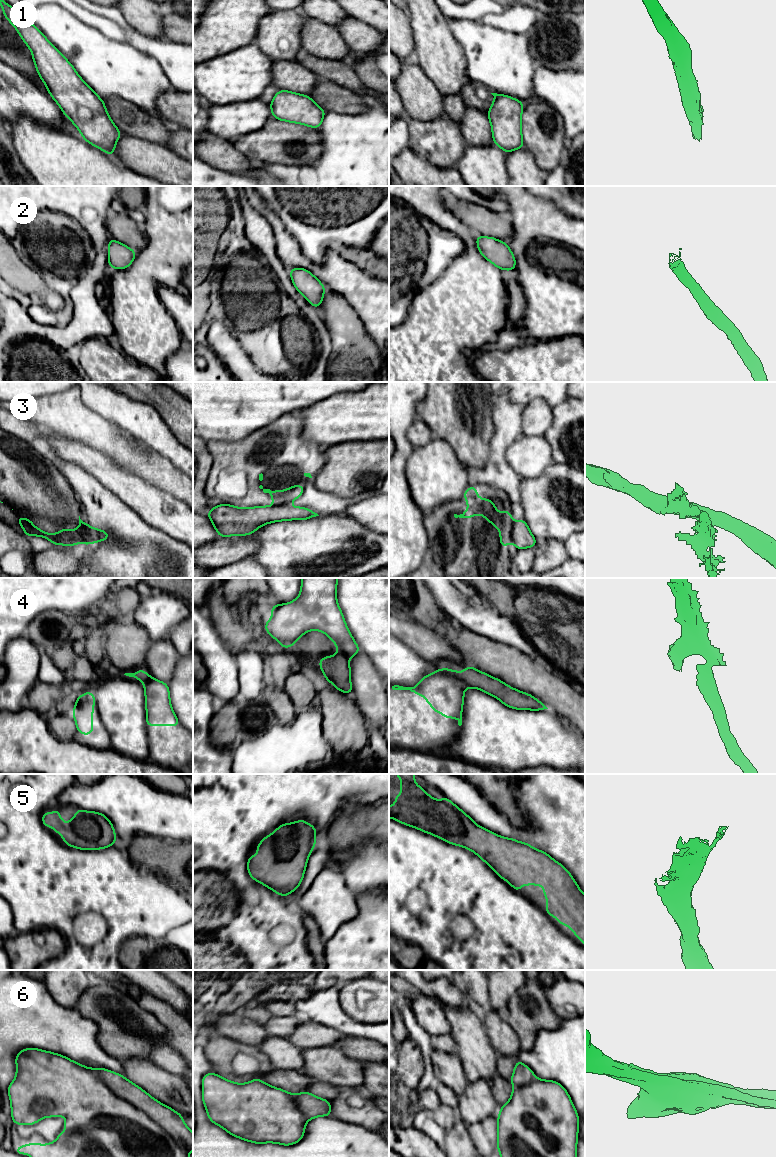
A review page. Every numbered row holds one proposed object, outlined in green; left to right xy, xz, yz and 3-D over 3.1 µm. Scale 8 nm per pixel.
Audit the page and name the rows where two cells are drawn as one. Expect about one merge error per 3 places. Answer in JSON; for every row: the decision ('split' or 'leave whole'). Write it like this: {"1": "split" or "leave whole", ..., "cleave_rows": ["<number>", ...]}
{"1": "leave whole", "2": "leave whole", "3": "split", "4": "split", "5": "leave whole", "6": "split", "cleave_rows": ["3", "4", "6"]}

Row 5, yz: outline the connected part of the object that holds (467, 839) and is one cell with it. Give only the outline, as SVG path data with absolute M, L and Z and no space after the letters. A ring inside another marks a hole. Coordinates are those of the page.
M394 774L401 778L401 794L395 796L395 806L389 805L389 818L421 830L425 833L443 839L445 842L462 846L478 855L489 865L501 878L511 884L516 891L521 891L522 885L542 885L545 898L548 904L544 907L546 912L555 917L563 926L569 926L577 938L585 946L585 895L570 872L559 862L555 861L549 854L533 848L526 842L518 842L514 838L499 836L479 825L477 825L464 811L458 808L447 797L440 801L434 799L426 791L415 783L414 774Z

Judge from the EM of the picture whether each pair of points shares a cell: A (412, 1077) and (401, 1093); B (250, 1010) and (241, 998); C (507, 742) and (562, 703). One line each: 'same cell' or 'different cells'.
A: different cells
B: different cells
C: different cells

